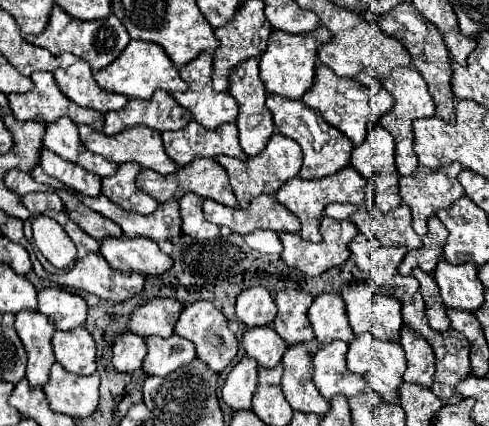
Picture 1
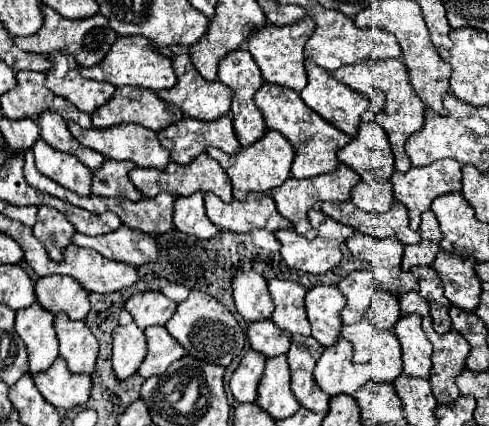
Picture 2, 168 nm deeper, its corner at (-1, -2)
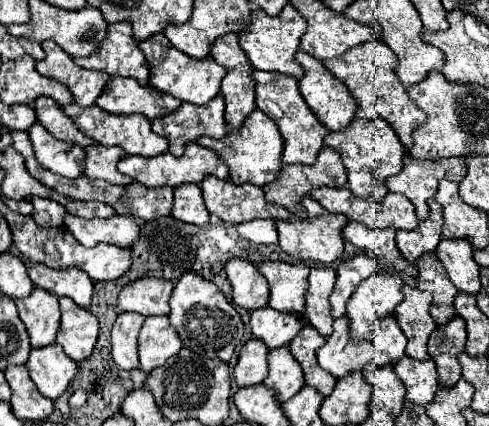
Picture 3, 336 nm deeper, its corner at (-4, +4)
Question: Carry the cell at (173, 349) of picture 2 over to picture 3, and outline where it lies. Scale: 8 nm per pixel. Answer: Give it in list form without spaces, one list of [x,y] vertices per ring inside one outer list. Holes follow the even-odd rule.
[[[146,317],[138,335],[138,357],[140,369],[150,373],[156,367],[162,367],[168,357],[176,355],[182,349],[182,341],[168,317]]]

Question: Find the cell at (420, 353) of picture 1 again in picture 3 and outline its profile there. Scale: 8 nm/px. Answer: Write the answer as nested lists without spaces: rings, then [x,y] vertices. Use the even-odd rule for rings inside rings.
[[[408,285],[402,287],[402,293],[404,293],[404,301],[396,307],[394,317],[402,327],[404,335],[408,337],[406,355],[414,359],[428,359],[426,341],[436,327],[434,319],[428,313],[432,305],[432,297],[430,293]]]

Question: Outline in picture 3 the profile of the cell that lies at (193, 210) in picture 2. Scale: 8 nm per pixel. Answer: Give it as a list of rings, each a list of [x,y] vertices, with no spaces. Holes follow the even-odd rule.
[[[186,183],[174,189],[174,207],[172,215],[184,223],[192,225],[206,225],[208,223],[208,209],[202,199],[202,191],[194,183]]]

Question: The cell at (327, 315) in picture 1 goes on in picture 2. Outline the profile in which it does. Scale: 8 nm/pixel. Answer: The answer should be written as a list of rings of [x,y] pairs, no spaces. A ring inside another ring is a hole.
[[[313,287],[305,297],[307,319],[313,329],[313,337],[323,345],[331,347],[337,343],[341,335],[343,321],[339,319],[341,309],[345,305],[343,293],[337,287]]]

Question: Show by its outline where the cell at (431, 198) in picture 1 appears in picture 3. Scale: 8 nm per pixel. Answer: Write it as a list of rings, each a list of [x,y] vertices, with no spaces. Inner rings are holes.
[[[404,155],[404,167],[398,175],[392,175],[386,179],[388,191],[406,195],[414,207],[416,215],[420,219],[428,217],[428,205],[426,201],[436,195],[436,187],[440,179],[456,181],[460,183],[466,175],[466,163],[462,157],[450,157],[442,161],[416,161],[408,155]]]

